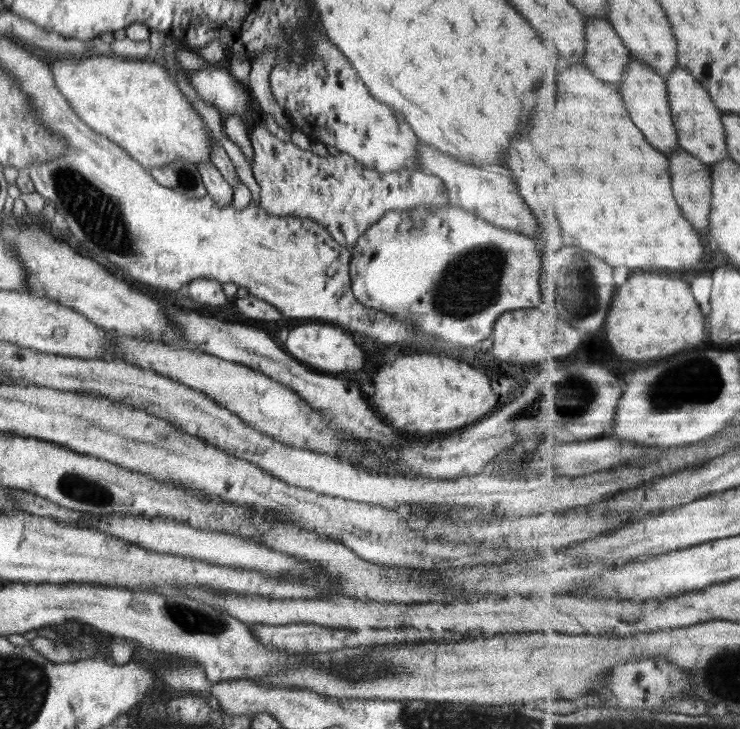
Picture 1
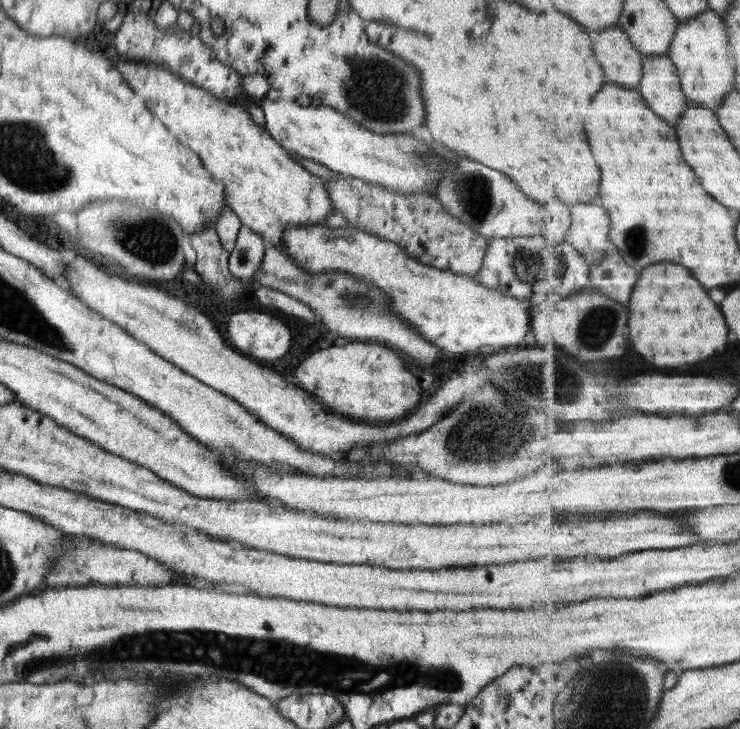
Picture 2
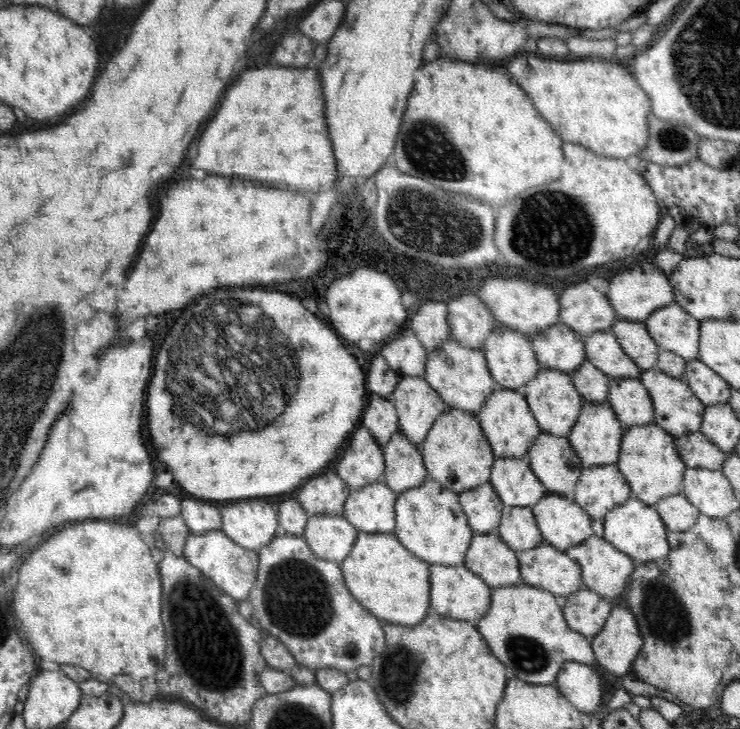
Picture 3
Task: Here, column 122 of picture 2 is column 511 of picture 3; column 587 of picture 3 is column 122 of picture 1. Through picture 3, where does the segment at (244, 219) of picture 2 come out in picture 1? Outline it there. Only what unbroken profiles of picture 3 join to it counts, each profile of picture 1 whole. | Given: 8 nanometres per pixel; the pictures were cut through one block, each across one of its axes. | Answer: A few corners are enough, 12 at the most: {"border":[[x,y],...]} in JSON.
{"border":[[64,59],[58,90],[147,168],[214,138],[160,60]]}

